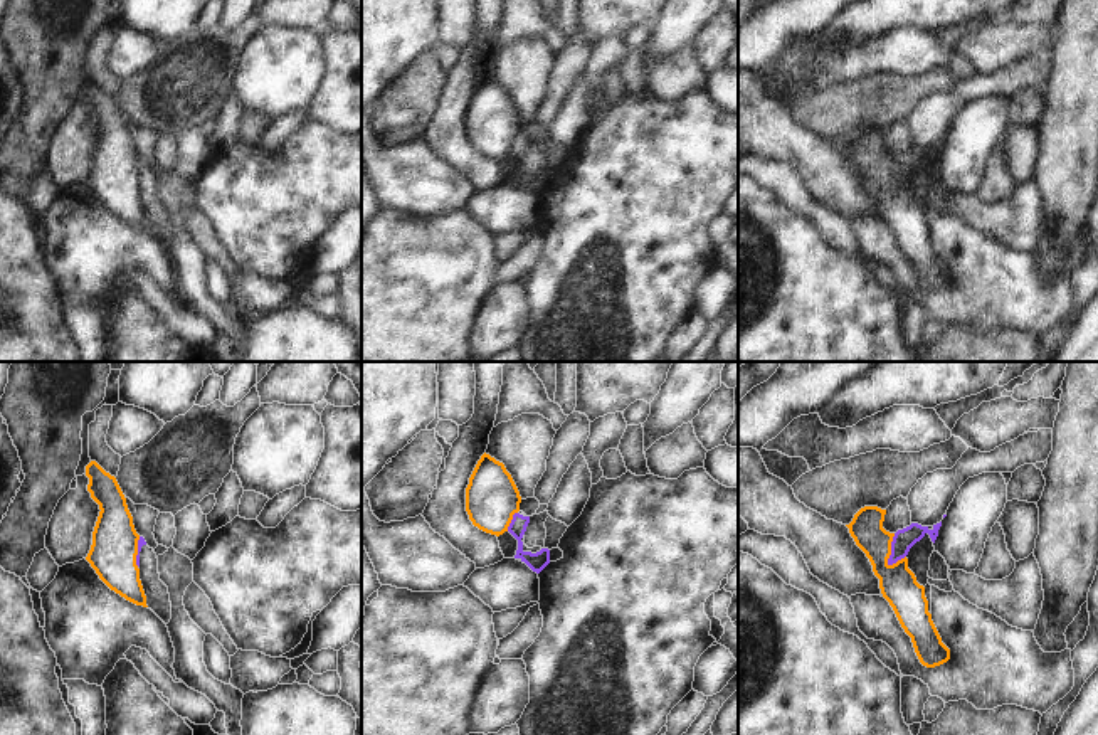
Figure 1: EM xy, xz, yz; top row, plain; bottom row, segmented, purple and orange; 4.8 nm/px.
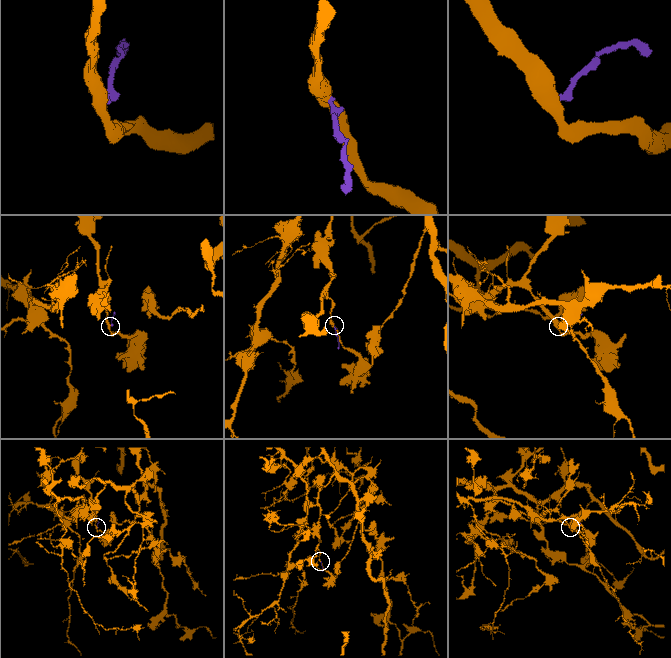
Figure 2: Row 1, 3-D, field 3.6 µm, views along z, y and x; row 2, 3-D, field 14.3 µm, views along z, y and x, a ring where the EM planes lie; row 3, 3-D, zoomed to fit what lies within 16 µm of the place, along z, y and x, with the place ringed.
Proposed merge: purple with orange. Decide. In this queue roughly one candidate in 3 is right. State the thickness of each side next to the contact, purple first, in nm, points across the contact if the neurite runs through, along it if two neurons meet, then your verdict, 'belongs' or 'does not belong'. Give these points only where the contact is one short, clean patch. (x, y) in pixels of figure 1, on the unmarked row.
100/180 nm | along yz (895, 157), (890, 167), (888, 189) | does not belong

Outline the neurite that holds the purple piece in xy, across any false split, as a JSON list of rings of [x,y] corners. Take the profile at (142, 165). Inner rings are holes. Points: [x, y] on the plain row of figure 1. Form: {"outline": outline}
{"outline": [[[143,160],[138,163],[136,188],[140,192],[140,204],[146,219],[148,232],[168,247],[172,242],[168,210],[160,204],[156,177],[146,168]]]}

